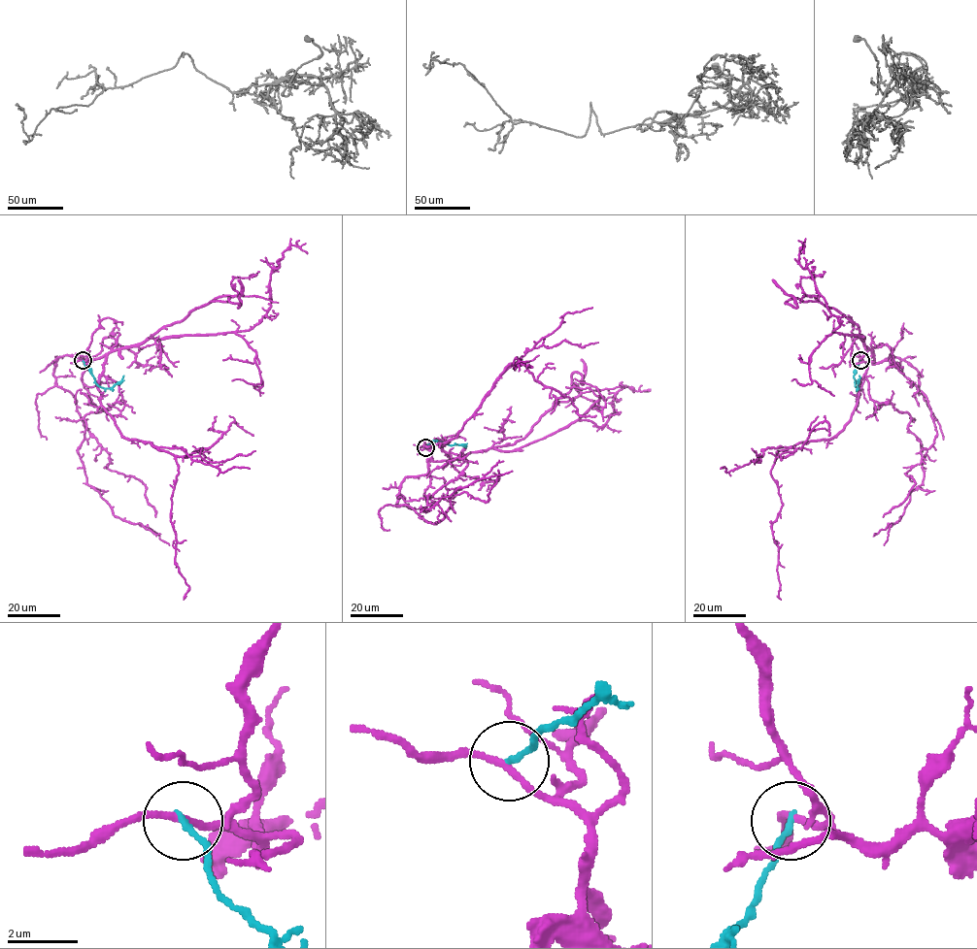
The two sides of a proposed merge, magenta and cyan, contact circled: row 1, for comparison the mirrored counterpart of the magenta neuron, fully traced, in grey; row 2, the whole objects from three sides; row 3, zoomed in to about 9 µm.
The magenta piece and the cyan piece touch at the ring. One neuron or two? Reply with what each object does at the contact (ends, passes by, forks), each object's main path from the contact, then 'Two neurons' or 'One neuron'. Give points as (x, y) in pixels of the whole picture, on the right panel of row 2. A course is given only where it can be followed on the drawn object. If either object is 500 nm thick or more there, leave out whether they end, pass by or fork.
At the ring magenta passes by. At the ring cyan ends. Course of magenta: (860, 360), (874, 356), (844, 428), (828, 440), (778, 451), (770, 471), (782, 506), (772, 525), (781, 600). Course of cyan: (860, 360), (854, 376), (857, 388), (859, 376). Two neurons

